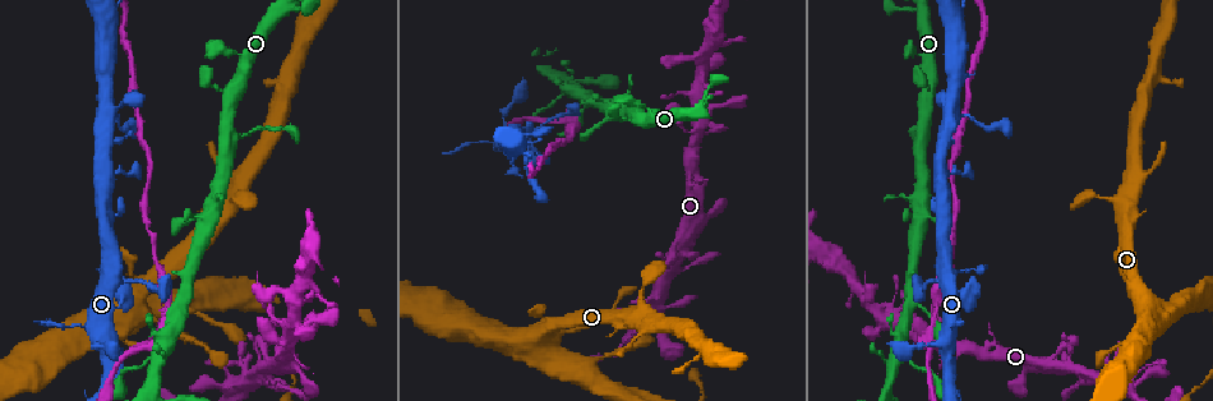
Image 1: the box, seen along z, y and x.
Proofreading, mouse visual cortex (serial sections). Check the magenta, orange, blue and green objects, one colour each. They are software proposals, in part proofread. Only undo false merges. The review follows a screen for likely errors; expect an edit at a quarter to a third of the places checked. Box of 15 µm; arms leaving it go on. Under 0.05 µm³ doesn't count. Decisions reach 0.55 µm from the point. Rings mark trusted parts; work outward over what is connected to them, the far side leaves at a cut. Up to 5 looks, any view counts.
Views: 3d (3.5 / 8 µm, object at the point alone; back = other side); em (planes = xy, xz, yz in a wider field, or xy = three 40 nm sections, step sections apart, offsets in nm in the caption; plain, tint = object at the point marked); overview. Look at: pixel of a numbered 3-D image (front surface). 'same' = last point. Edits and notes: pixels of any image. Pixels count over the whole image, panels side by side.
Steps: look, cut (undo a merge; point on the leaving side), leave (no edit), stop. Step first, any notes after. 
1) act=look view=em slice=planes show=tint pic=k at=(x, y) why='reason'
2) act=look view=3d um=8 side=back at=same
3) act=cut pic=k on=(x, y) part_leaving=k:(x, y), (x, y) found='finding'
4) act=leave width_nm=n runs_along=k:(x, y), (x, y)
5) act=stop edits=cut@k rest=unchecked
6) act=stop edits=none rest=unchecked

act=look view=3d um=3.5 pic=1 at=(925, 134)

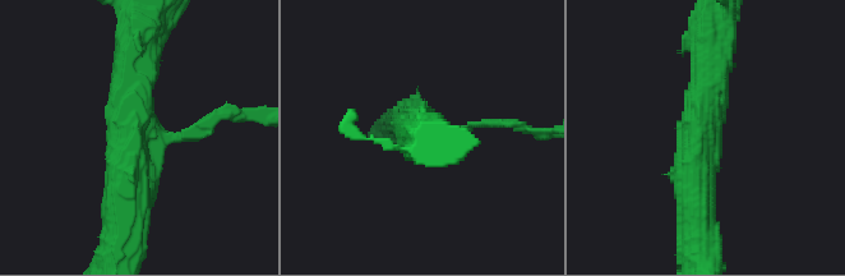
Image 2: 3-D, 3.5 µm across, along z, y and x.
act=look view=em slice=xy step=3 show=tint pic=2 at=(706, 134) arms=3 arm_widths_nm=100,450,500 why='need the tissue'

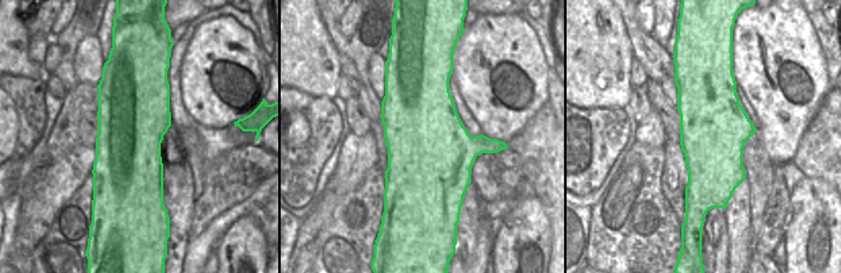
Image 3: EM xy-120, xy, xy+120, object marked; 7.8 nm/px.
act=leave runs_along=2:(711, 44), (696, 217) found='continuous, no second cell'

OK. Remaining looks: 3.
act=look view=3d um=8 pic=1 at=(902, 361) why='a fork'

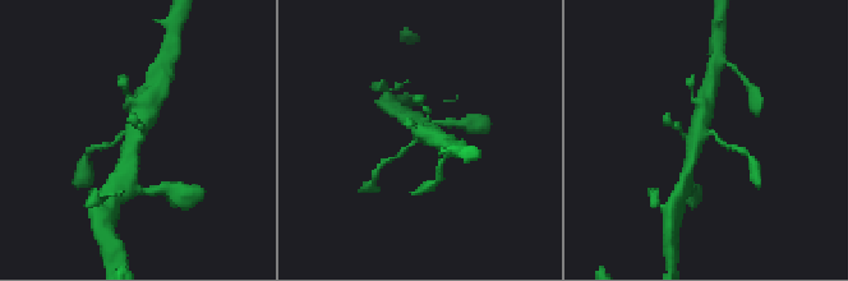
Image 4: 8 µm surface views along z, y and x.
act=look view=em slice=xy step=3 show=tint pic=4 at=(419, 141) why='shape alone is not enough'

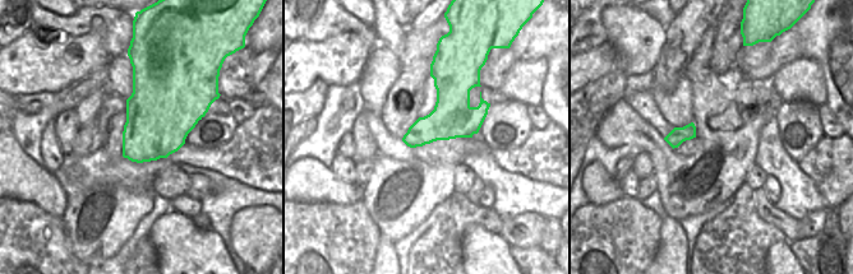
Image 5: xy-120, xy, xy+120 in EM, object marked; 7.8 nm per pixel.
act=leave width_nm=320 runs_along=4:(705, 102), (688, 170) found='one cell here'

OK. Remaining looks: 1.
act=stop edits=none rest=unchecked

